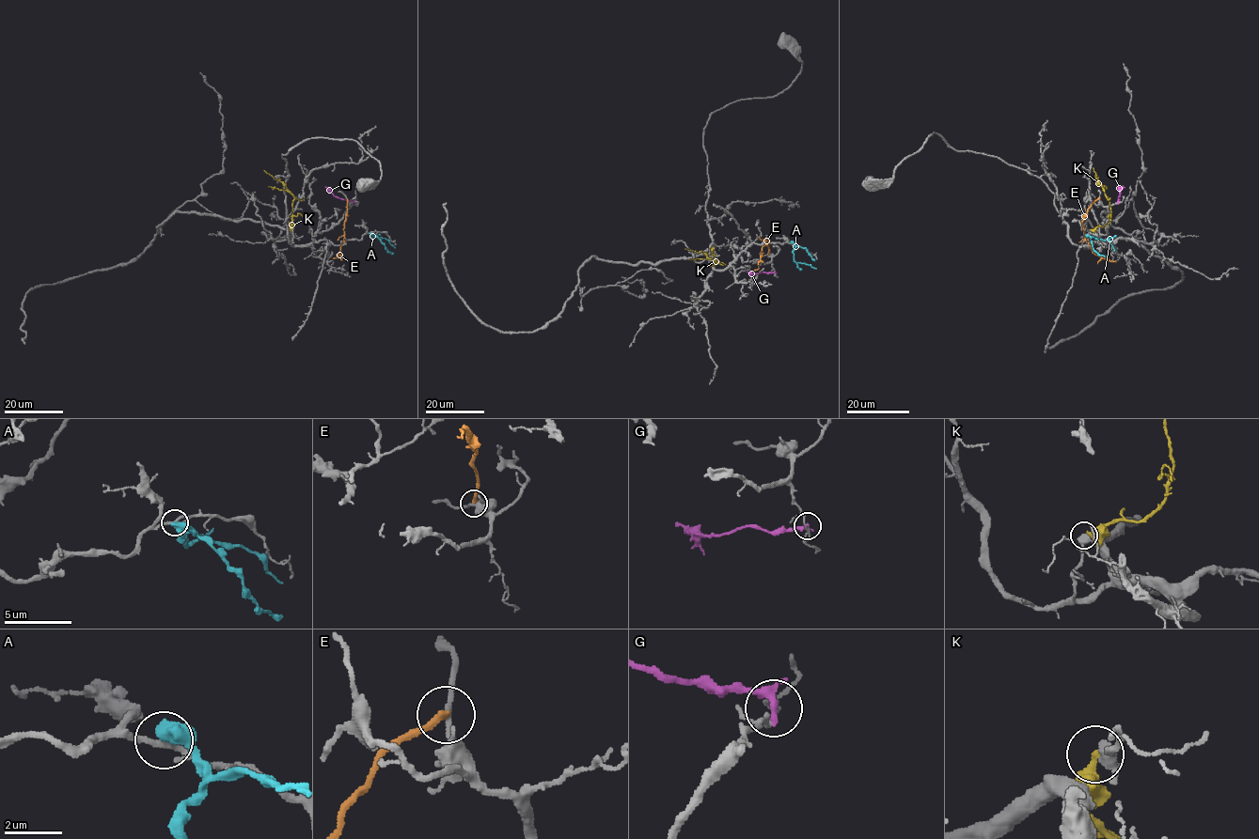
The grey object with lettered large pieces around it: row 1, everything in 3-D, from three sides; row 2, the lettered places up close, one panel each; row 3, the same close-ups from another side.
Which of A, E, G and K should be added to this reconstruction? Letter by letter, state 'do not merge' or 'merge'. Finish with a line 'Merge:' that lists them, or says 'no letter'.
A: do not merge
E: do not merge
G: do not merge
K: merge
Merge: K

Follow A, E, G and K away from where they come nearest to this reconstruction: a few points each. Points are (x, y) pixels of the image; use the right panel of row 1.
A: (1087, 234), (1108, 239), (1114, 251)
E: (1099, 198), (1092, 203), (1082, 221), (1085, 239), (1095, 254), (1116, 261)
G: (1118, 202), (1120, 188), (1117, 185)
K: (1091, 229), (1105, 225), (1109, 221), (1110, 207), (1093, 168)

